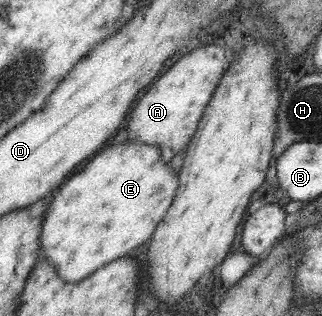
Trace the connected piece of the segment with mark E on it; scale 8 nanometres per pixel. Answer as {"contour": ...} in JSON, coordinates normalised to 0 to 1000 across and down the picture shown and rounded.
{"contour":[[[385,446],[363,462],[339,462],[320,481],[295,487],[270,525],[227,551],[208,573],[199,573],[168,614],[165,630],[146,649],[140,696],[127,706],[124,810],[130,823],[158,829],[171,867],[196,892],[245,892],[289,867],[301,848],[314,848],[335,829],[376,810],[391,810],[407,785],[447,775],[469,753],[475,722],[512,680],[543,598],[553,592],[553,544],[519,525],[500,500],[494,468],[475,456],[419,453]]]}

